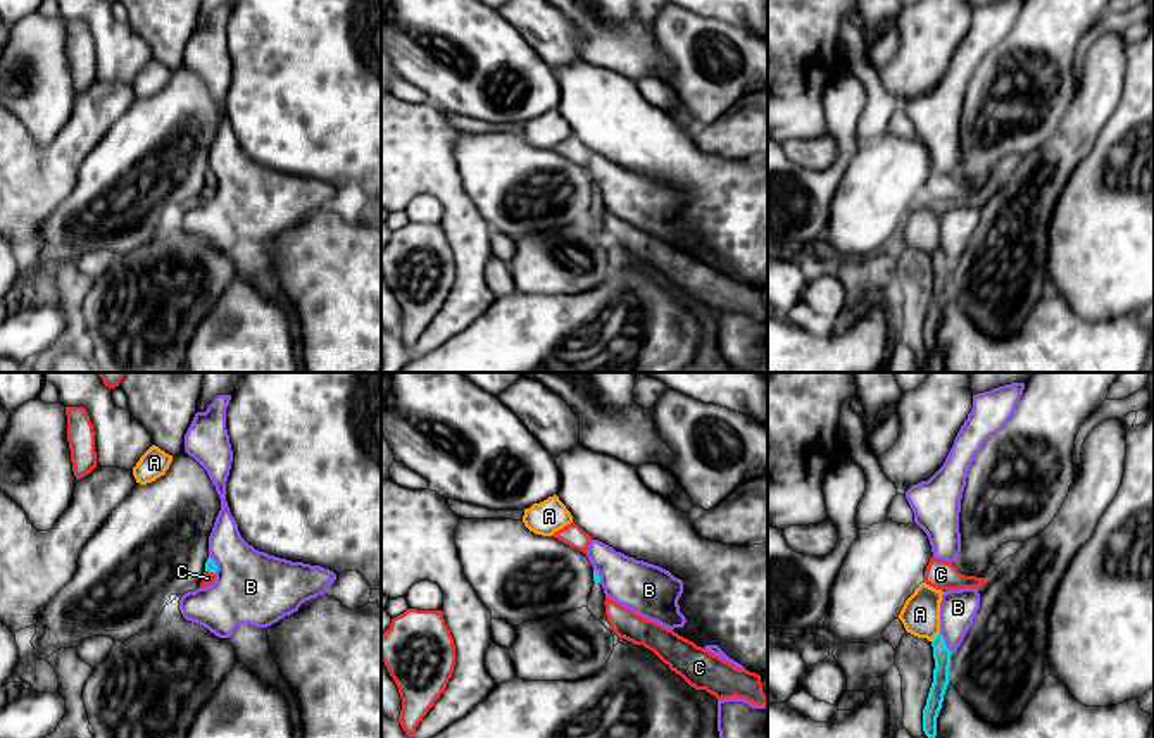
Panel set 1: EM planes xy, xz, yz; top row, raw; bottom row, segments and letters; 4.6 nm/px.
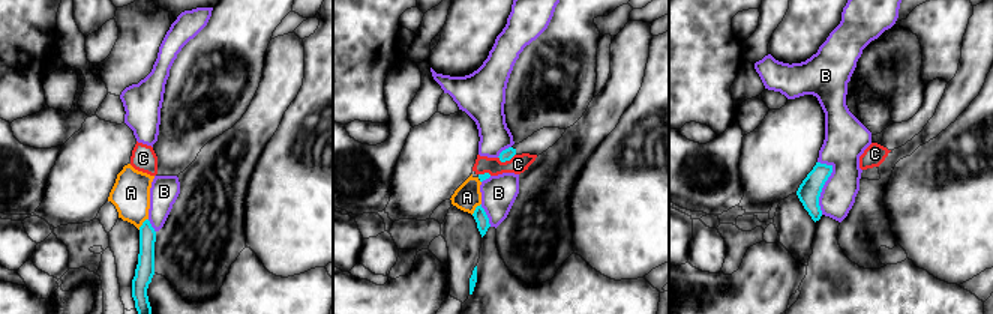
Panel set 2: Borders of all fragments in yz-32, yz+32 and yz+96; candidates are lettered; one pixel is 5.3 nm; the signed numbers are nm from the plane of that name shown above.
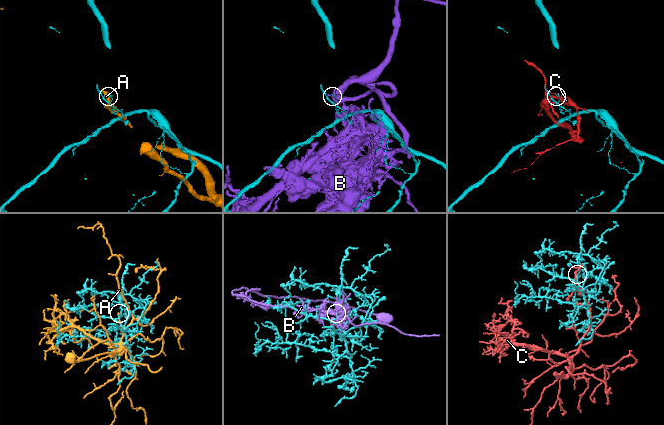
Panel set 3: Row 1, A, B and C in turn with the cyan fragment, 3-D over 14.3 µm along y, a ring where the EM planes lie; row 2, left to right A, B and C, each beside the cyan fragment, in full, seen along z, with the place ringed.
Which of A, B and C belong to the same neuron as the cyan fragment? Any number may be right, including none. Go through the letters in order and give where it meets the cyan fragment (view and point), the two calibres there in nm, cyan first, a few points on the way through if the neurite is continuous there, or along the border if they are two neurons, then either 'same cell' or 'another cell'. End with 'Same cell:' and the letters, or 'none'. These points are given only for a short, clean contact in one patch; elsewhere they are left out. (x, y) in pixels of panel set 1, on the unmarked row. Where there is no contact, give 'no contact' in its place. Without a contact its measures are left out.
A: contact yz (935, 250); calibres 80 and 180 nm; another cell
B: contact yz (944, 257); calibres 80 and 170 nm; another cell
C: contact xy (211, 185); calibres 50 and 60 nm; border xy (206, 183), (214, 188); another cell
Same cell: none

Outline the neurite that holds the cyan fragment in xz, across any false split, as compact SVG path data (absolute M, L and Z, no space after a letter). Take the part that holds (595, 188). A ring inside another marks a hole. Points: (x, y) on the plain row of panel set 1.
M593 183L593 200L592 200L592 205L588 209L588 224L592 226L592 229L600 235L609 245L611 245L611 238L607 235L607 229L605 229L605 207L604 207L604 202L600 198L600 190L599 186Z

